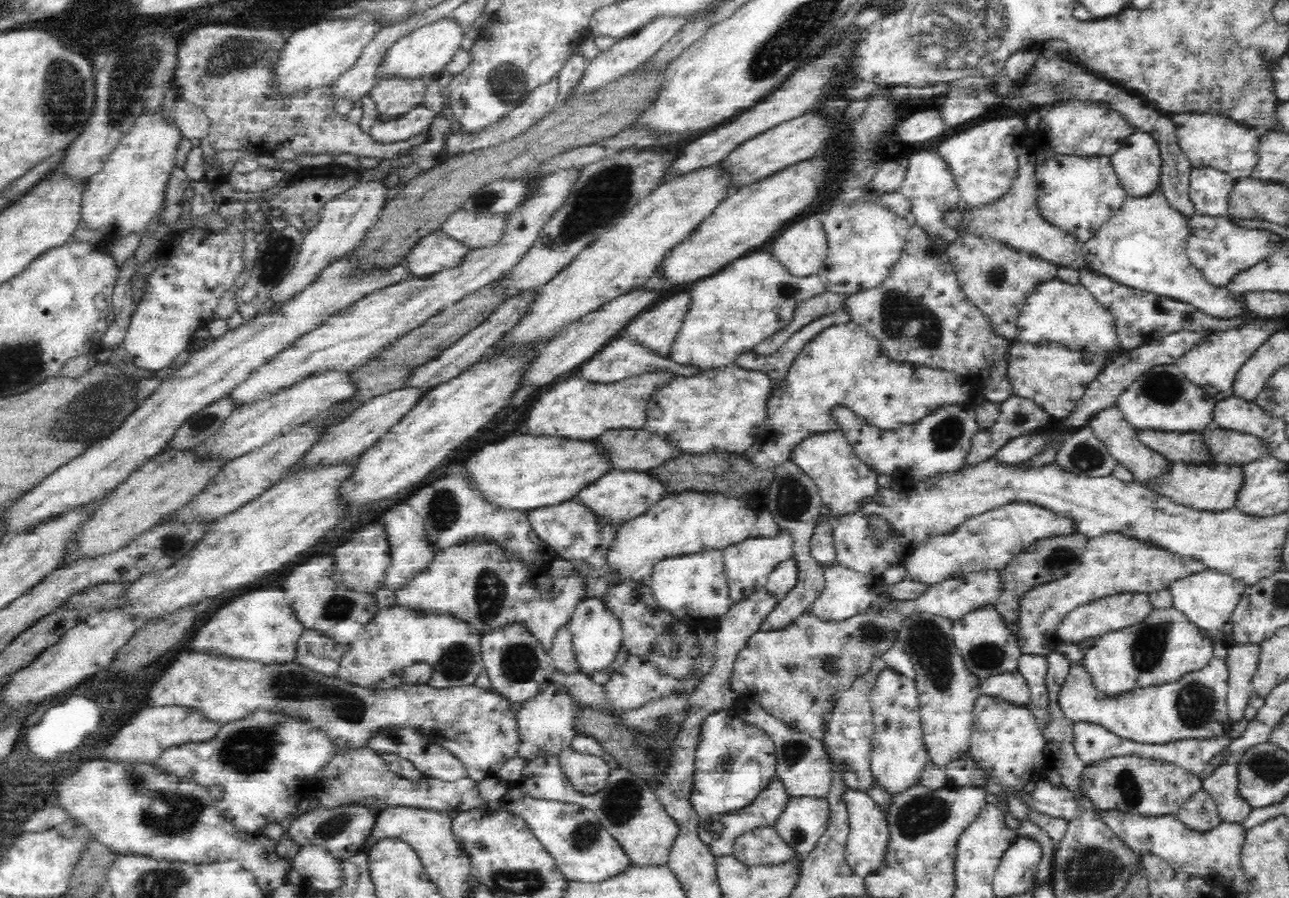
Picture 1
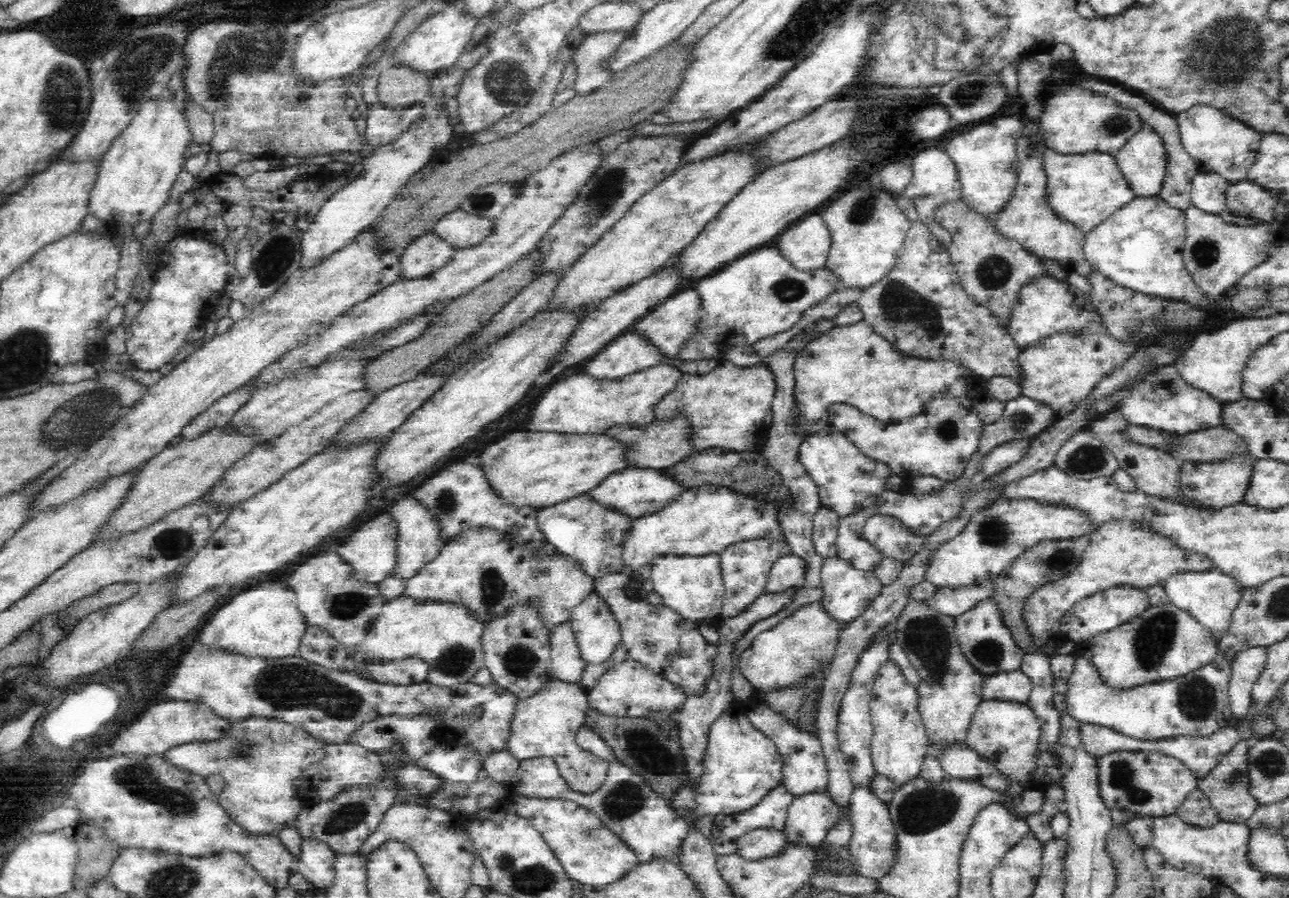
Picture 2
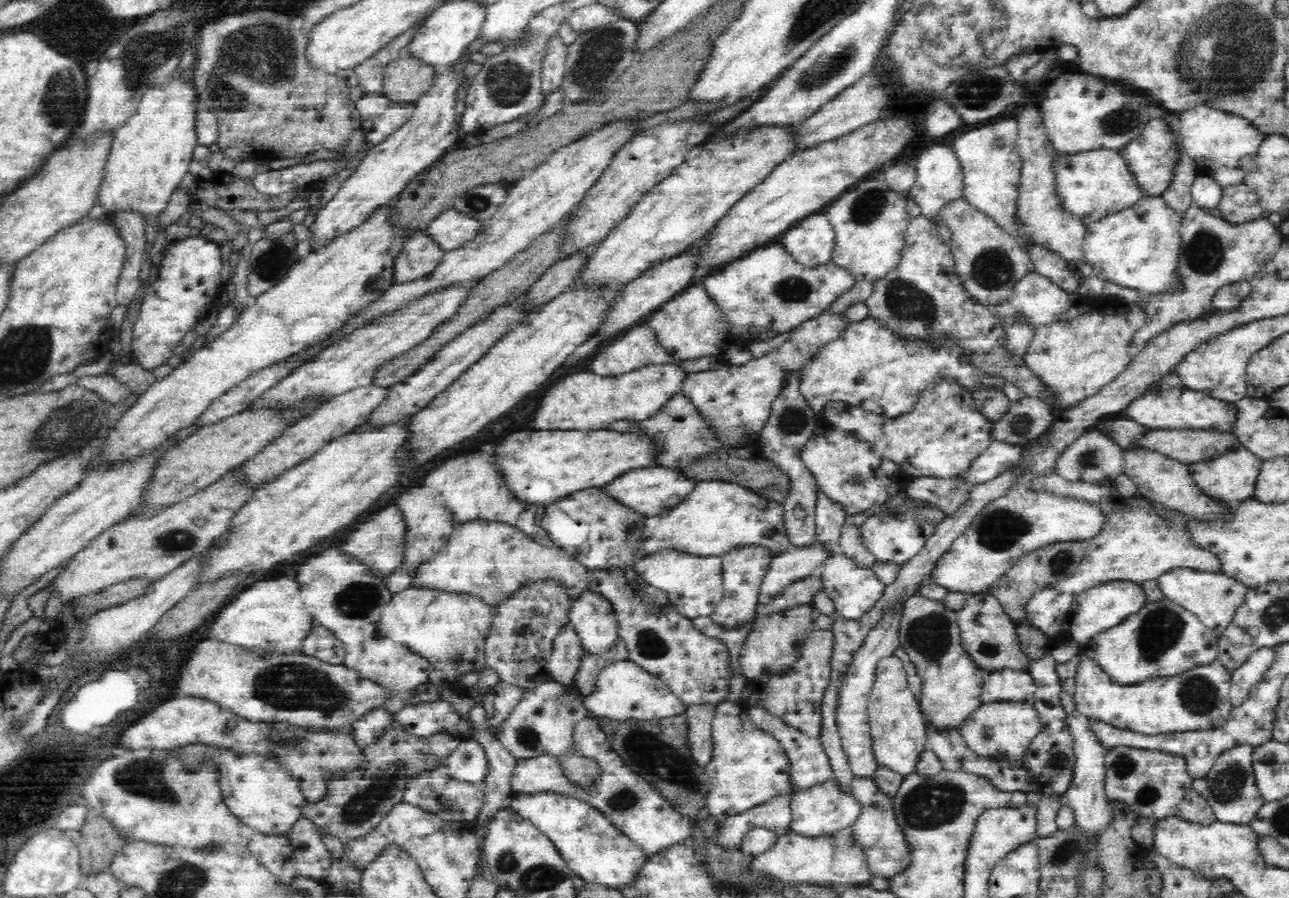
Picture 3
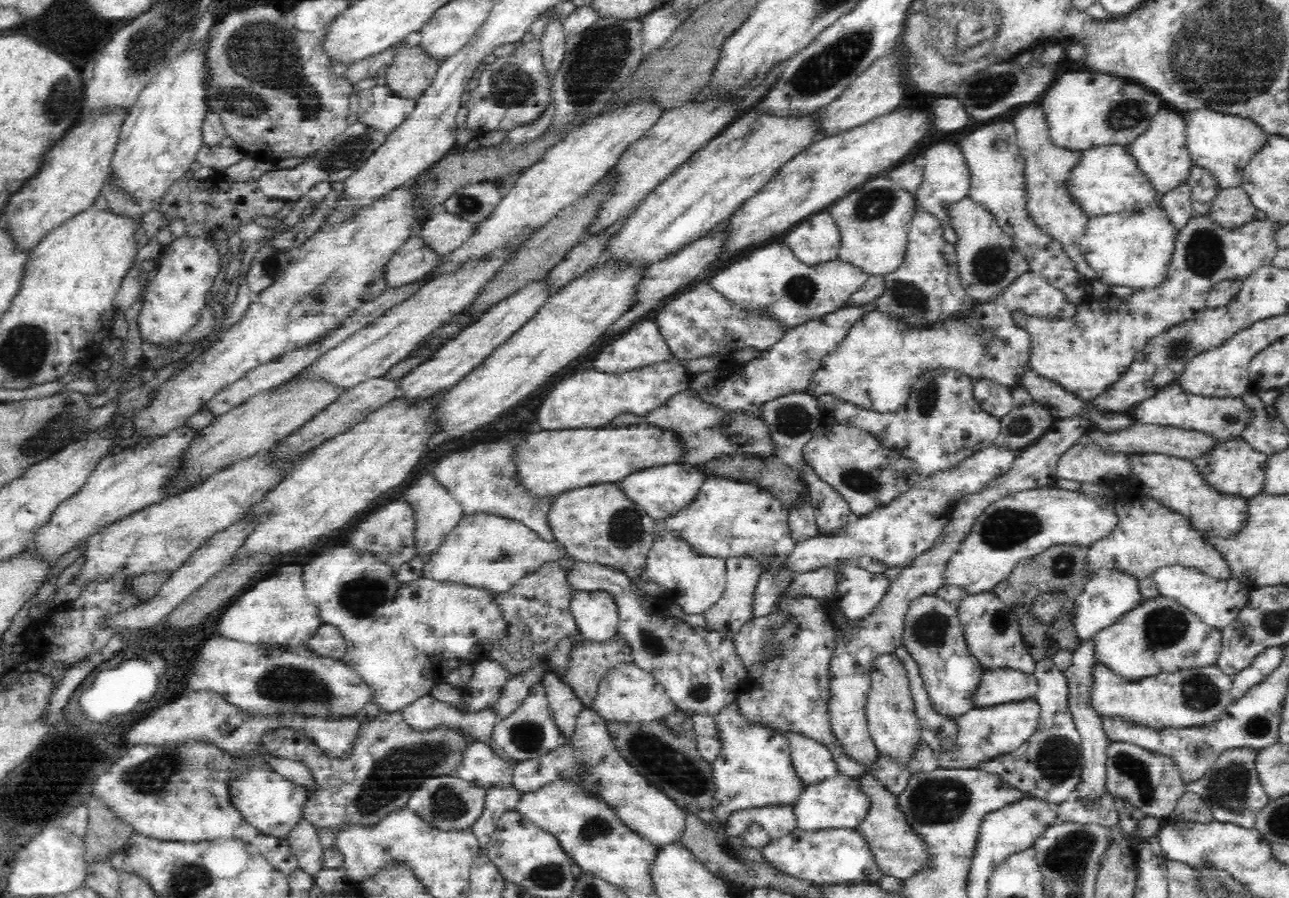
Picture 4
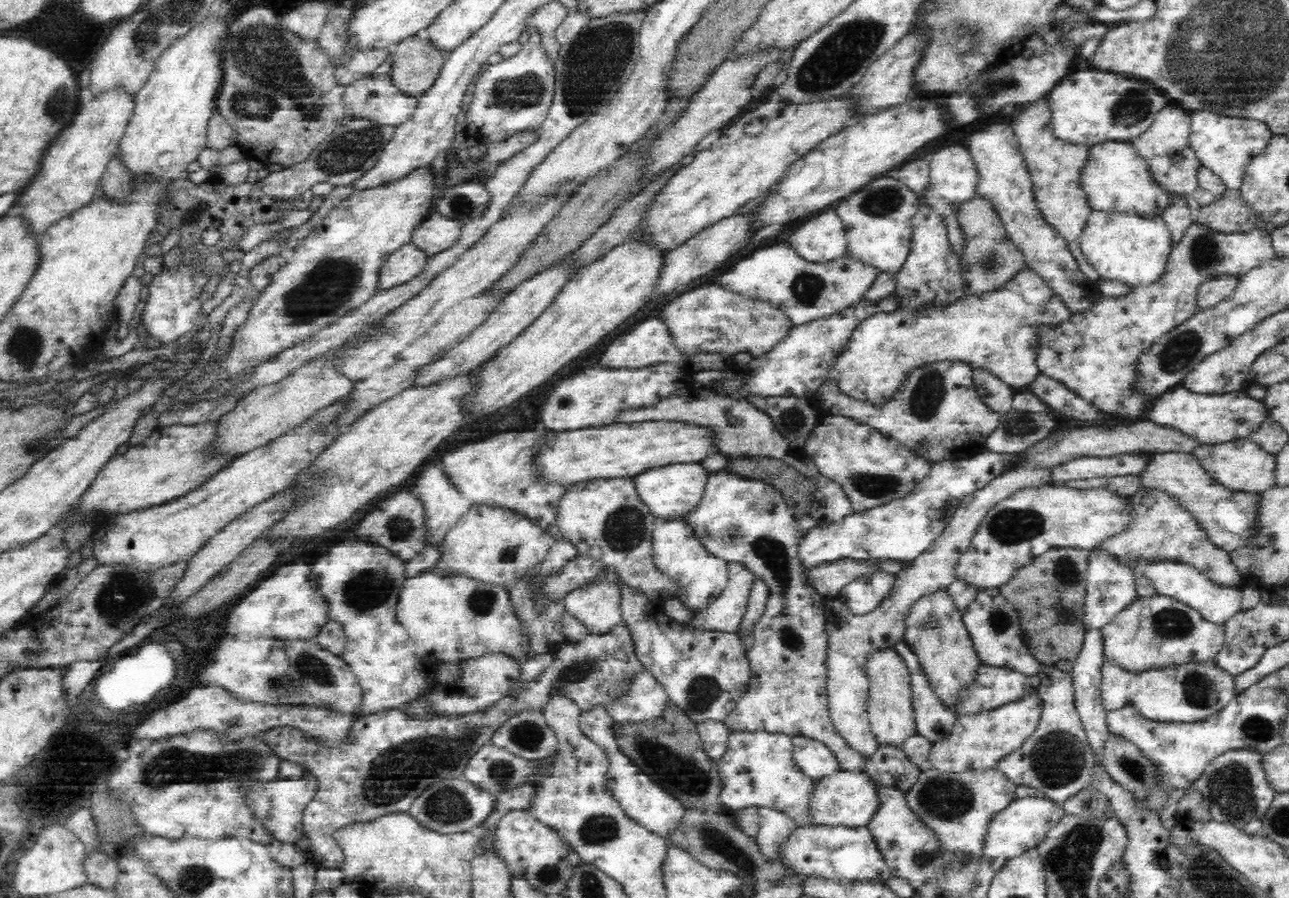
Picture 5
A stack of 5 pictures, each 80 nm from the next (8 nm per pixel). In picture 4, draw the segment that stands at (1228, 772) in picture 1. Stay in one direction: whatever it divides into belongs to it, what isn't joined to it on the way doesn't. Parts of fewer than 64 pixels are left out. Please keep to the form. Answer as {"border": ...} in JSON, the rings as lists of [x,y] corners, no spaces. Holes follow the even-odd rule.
{"border":[[[1244,746],[1222,751],[1202,778],[1187,784],[1187,790],[1199,794],[1206,801],[1218,822],[1251,828],[1256,823],[1256,815],[1260,809],[1269,801],[1258,782],[1258,773],[1254,766],[1256,750],[1257,748]]]}

